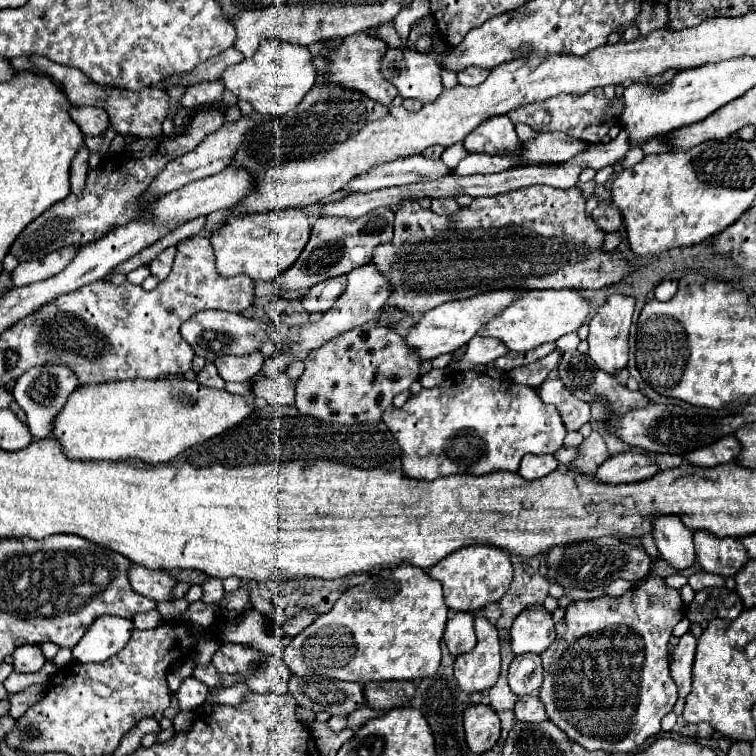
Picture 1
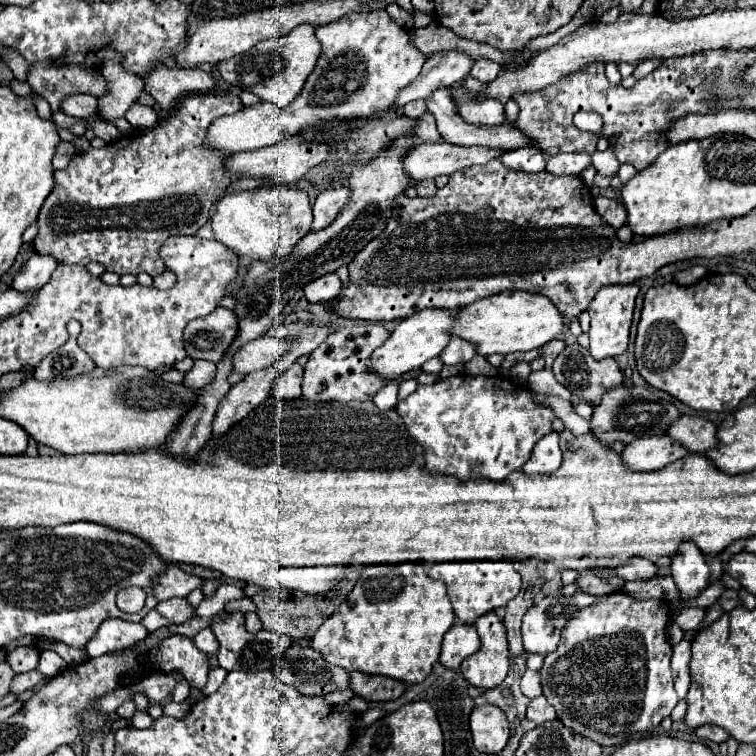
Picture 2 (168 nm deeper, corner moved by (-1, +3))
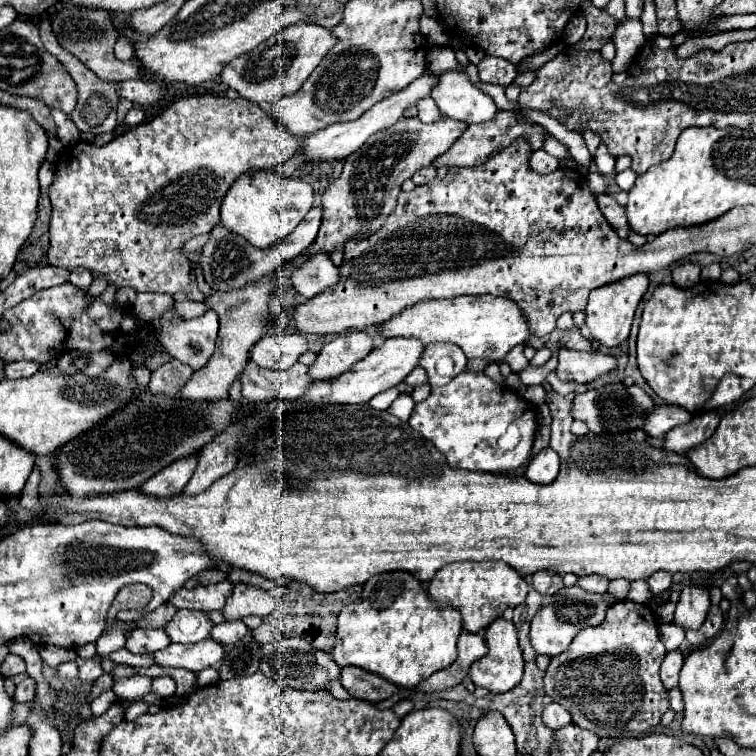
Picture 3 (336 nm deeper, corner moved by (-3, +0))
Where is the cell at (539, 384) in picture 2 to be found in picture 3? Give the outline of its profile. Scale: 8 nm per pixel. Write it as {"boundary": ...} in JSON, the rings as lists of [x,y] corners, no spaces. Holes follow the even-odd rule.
{"boundary":[[[553,355],[543,367],[533,367],[533,365],[529,365],[527,369],[523,369],[523,371],[519,373],[519,381],[521,381],[521,385],[525,385],[525,387],[543,383],[543,381],[547,379],[547,373],[549,373],[551,369],[555,369],[555,367],[557,367],[557,359],[555,359],[555,355]]]}

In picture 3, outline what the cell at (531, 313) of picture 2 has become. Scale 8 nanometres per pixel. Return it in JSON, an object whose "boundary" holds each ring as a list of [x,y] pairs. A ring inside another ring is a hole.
{"boundary":[[[463,295],[443,301],[423,301],[403,309],[391,321],[385,321],[377,327],[379,335],[385,339],[391,337],[413,337],[427,343],[445,341],[463,349],[469,359],[481,357],[487,361],[501,361],[515,345],[523,345],[529,339],[529,325],[519,307],[495,295]]]}

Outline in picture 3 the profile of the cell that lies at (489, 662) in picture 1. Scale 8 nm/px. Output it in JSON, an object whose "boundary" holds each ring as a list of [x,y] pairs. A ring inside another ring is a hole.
{"boundary":[[[499,619],[499,621],[493,621],[487,631],[485,631],[485,641],[489,645],[489,653],[475,661],[471,665],[471,671],[469,671],[469,679],[477,685],[477,687],[483,687],[487,689],[489,693],[505,693],[509,689],[513,689],[515,685],[519,685],[519,681],[523,679],[523,667],[525,667],[525,661],[523,661],[523,651],[519,647],[519,639],[517,639],[517,629],[513,625],[513,621],[507,621],[507,619]]]}

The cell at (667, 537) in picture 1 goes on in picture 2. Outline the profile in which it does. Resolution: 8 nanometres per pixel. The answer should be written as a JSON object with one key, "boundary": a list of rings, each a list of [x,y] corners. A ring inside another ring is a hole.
{"boundary":[[[681,542],[677,554],[671,556],[671,576],[683,598],[697,596],[709,584],[709,566],[693,542]]]}

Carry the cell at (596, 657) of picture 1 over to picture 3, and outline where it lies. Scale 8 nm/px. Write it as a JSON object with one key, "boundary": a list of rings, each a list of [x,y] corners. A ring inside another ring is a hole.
{"boundary":[[[619,601],[609,611],[601,625],[587,627],[577,633],[573,643],[551,663],[545,671],[545,693],[559,705],[563,705],[579,727],[595,731],[599,737],[621,737],[623,731],[643,733],[655,727],[663,713],[669,709],[667,689],[659,679],[659,665],[667,649],[657,635],[655,615],[635,601]]]}

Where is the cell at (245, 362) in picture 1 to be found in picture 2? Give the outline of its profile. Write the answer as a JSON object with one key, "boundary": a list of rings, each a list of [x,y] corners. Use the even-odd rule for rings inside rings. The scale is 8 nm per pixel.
{"boundary":[[[261,336],[257,340],[245,342],[245,346],[241,346],[241,350],[237,350],[233,354],[233,368],[231,372],[241,372],[241,374],[249,374],[253,370],[263,370],[273,366],[279,356],[289,348],[289,344],[281,338],[273,338],[273,336]]]}

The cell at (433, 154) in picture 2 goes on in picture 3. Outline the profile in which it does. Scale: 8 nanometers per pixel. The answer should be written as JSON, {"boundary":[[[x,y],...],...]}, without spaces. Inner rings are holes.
{"boundary":[[[499,111],[491,121],[485,121],[485,123],[479,123],[479,125],[469,125],[469,129],[455,141],[455,145],[451,145],[451,149],[441,155],[439,159],[435,159],[435,167],[441,167],[441,165],[449,165],[449,167],[473,167],[473,165],[481,165],[489,159],[489,155],[497,155],[501,149],[509,147],[519,135],[527,135],[527,139],[531,141],[531,147],[533,149],[541,149],[545,139],[547,139],[547,131],[545,129],[539,129],[539,125],[535,127],[535,131],[531,127],[527,127],[529,123],[527,121],[515,121],[515,115],[513,111]]]}

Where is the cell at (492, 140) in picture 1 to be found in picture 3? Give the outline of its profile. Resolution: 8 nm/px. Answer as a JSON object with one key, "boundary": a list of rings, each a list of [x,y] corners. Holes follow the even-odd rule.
{"boundary":[[[459,69],[443,71],[431,97],[435,99],[443,117],[465,123],[483,123],[497,113],[493,99],[479,91],[471,83],[469,75]]]}

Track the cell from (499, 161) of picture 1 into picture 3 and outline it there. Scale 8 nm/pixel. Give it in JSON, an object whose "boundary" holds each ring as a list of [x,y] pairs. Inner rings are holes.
{"boundary":[[[533,151],[531,153],[531,169],[535,169],[537,173],[553,173],[555,169],[559,169],[559,159],[549,155],[547,151]]]}

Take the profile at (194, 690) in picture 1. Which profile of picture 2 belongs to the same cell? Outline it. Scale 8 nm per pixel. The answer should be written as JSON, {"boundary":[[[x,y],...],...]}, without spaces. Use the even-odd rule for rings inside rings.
{"boundary":[[[179,634],[169,636],[157,648],[151,649],[148,655],[151,662],[161,671],[181,670],[191,688],[203,690],[203,686],[207,684],[207,656],[195,648],[191,638]]]}

